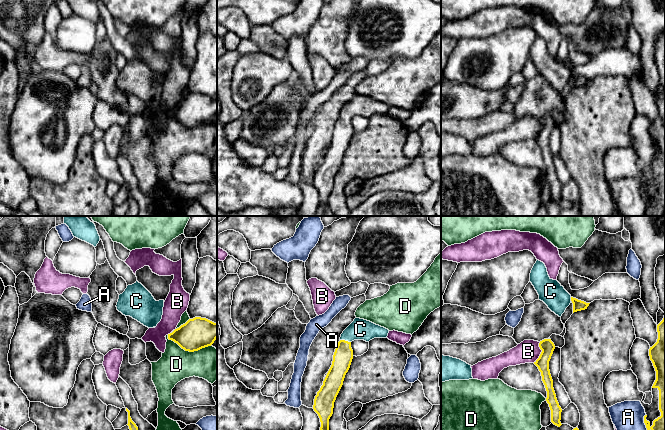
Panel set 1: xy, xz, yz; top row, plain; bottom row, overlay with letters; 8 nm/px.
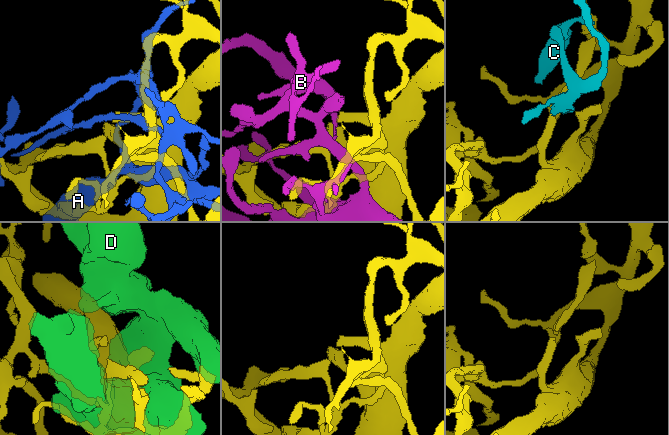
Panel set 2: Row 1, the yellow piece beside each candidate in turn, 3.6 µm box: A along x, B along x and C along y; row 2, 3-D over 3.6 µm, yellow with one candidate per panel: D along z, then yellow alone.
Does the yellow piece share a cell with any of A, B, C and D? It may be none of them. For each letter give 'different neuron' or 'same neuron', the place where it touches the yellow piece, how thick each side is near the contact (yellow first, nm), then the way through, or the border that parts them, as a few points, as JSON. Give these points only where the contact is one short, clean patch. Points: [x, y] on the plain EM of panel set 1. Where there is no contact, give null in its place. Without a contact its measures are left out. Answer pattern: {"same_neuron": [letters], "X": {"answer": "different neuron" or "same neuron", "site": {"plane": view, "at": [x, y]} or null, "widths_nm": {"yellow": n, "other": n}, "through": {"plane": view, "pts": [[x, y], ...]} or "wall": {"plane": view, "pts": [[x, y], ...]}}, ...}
{"same_neuron": ["C"], "A": {"answer": "different neuron", "site": {"plane": "yz", "at": [646, 202]}, "widths_nm": {"yellow": 200, "other": 260}}, "B": {"answer": "different neuron", "site": {"plane": "yz", "at": [541, 128]}, "widths_nm": {"yellow": 110, "other": 190}}, "C": {"answer": "same neuron", "site": {"plane": "xz", "at": [344, 116]}, "widths_nm": {"yellow": 160, "other": 170}, "through": {"plane": "xz", "pts": [[343, 131], [344, 116], [352, 108], [360, 105]]}}, "D": {"answer": "different neuron", "site": {"plane": "xy", "at": [188, 126]}, "widths_nm": {"yellow": 260, "other": 260}}}

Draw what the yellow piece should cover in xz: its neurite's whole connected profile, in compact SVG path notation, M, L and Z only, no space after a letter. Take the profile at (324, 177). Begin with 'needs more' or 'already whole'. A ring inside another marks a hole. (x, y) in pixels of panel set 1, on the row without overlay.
needs more | M355 94L341 110L333 131L332 141L315 172L313 181L314 187L320 194L320 206L324 210L324 216L336 216L329 208L329 195L333 190L334 178L353 135L351 118L354 116L369 118L374 114L387 114L388 109L389 106L384 103Z

